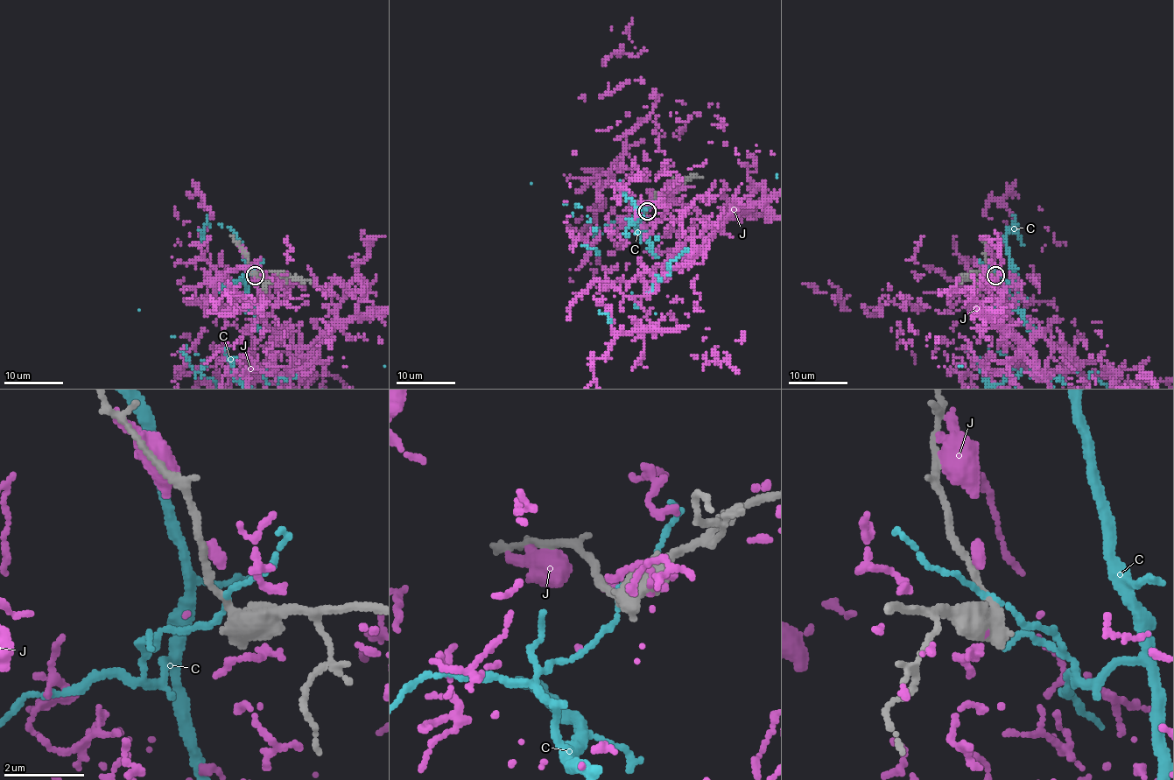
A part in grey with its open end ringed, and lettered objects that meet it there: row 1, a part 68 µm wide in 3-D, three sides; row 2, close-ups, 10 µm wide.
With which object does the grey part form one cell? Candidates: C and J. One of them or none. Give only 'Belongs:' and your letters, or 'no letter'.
Belongs: no letter

